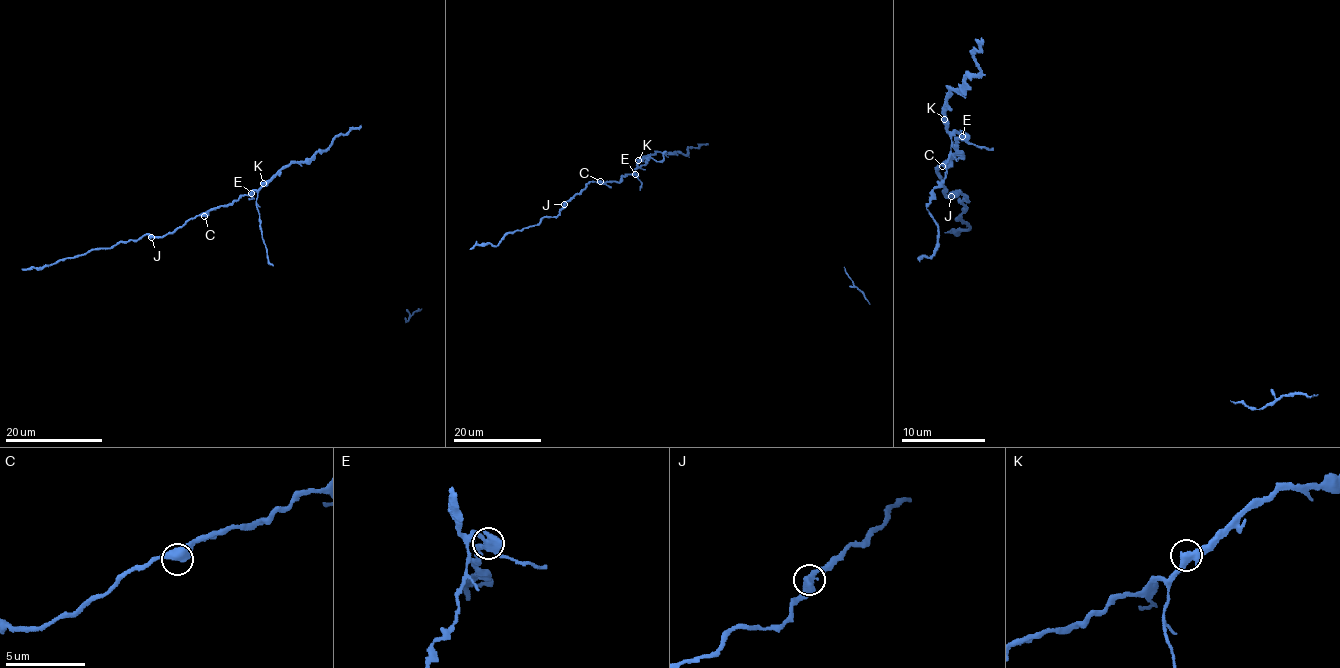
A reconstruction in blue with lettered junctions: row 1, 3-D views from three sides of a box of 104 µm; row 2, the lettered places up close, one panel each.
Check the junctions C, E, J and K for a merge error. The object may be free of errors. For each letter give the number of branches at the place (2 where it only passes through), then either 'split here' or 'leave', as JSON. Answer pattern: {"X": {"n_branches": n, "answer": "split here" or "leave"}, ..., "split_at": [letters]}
{"C": {"n_branches": 2, "answer": "leave"}, "E": {"n_branches": 3, "answer": "split here"}, "J": {"n_branches": 2, "answer": "leave"}, "K": {"n_branches": 3, "answer": "leave"}, "split_at": ["E"]}

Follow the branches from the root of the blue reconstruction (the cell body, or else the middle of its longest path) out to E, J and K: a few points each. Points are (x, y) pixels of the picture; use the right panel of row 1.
E: (931, 194), (931, 190), (944, 177), (952, 137), (955, 132), (962, 136)
J: (931, 194), (944, 177), (957, 132), (960, 138), (954, 144), (961, 153), (935, 169), (945, 195), (951, 196)
K: (931, 194), (931, 190), (944, 177), (951, 149), (952, 135), (944, 119)

